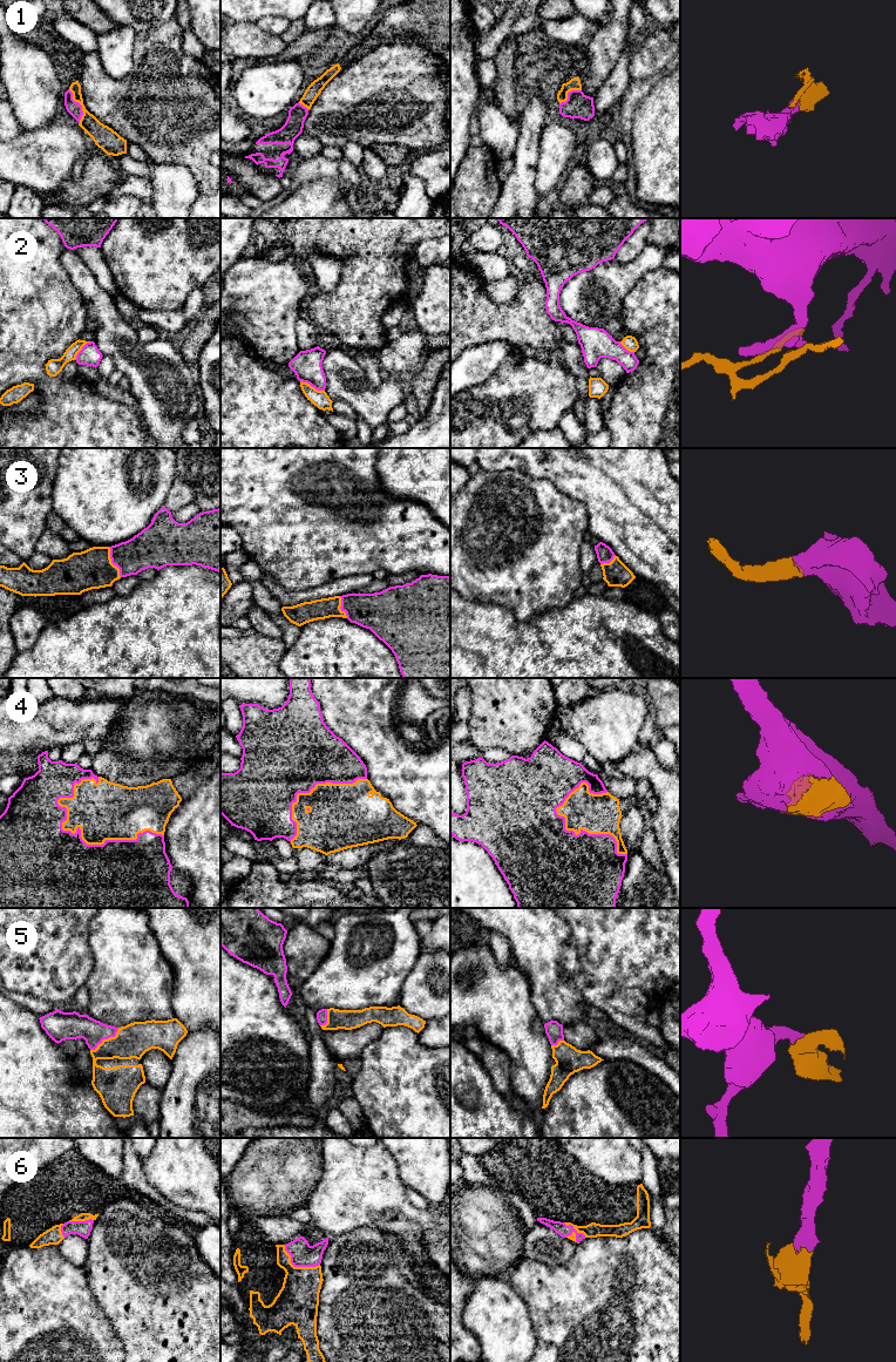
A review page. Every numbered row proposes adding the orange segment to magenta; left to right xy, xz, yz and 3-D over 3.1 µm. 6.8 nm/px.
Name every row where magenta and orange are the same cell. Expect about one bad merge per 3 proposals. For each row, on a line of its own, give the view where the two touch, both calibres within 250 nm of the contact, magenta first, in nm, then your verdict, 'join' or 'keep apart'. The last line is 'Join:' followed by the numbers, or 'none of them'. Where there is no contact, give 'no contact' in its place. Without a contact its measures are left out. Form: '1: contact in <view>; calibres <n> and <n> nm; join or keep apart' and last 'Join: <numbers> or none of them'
1: contact in xy; calibres 100 and 150 nm; join
2: contact in xz; calibres 200 and 120 nm; keep apart
3: contact in xy; calibres 240 and 280 nm; join
4: contact in xy; calibres 500 and 400 nm; join
5: contact in xy; calibres 190 and 240 nm; join
6: contact in xz; calibres 160 and 300 nm; join
Join: 1, 3, 4, 5, 6

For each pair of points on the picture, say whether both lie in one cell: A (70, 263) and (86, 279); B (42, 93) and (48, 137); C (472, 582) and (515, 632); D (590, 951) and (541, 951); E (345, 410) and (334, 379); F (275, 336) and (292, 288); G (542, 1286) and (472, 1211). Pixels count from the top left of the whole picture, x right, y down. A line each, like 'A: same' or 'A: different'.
A: same
B: different
C: different
D: different
E: different
F: same
G: different

